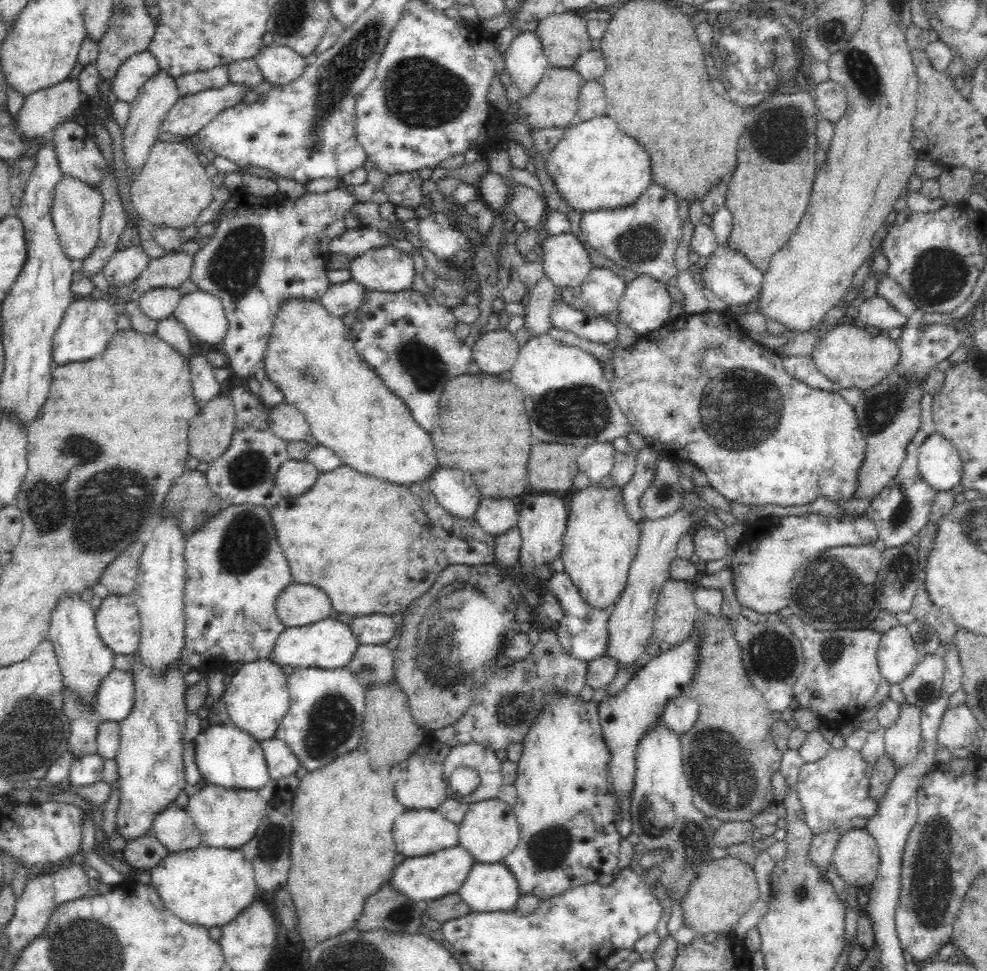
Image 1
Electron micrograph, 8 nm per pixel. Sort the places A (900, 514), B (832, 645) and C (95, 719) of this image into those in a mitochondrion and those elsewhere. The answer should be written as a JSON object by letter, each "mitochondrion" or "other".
{"A":"mitochondrion","B":"mitochondrion","C":"other"}

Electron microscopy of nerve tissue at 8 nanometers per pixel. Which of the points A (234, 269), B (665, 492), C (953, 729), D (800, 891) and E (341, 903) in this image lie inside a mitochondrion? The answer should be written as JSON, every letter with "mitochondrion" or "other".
{"A":"mitochondrion","B":"mitochondrion","C":"other","D":"mitochondrion","E":"other"}

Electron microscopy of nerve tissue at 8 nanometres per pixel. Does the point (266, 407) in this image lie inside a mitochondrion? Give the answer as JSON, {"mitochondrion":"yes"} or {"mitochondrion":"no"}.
{"mitochondrion":"no"}

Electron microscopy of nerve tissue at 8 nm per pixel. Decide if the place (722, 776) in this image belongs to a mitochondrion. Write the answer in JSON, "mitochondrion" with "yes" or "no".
{"mitochondrion":"yes"}

